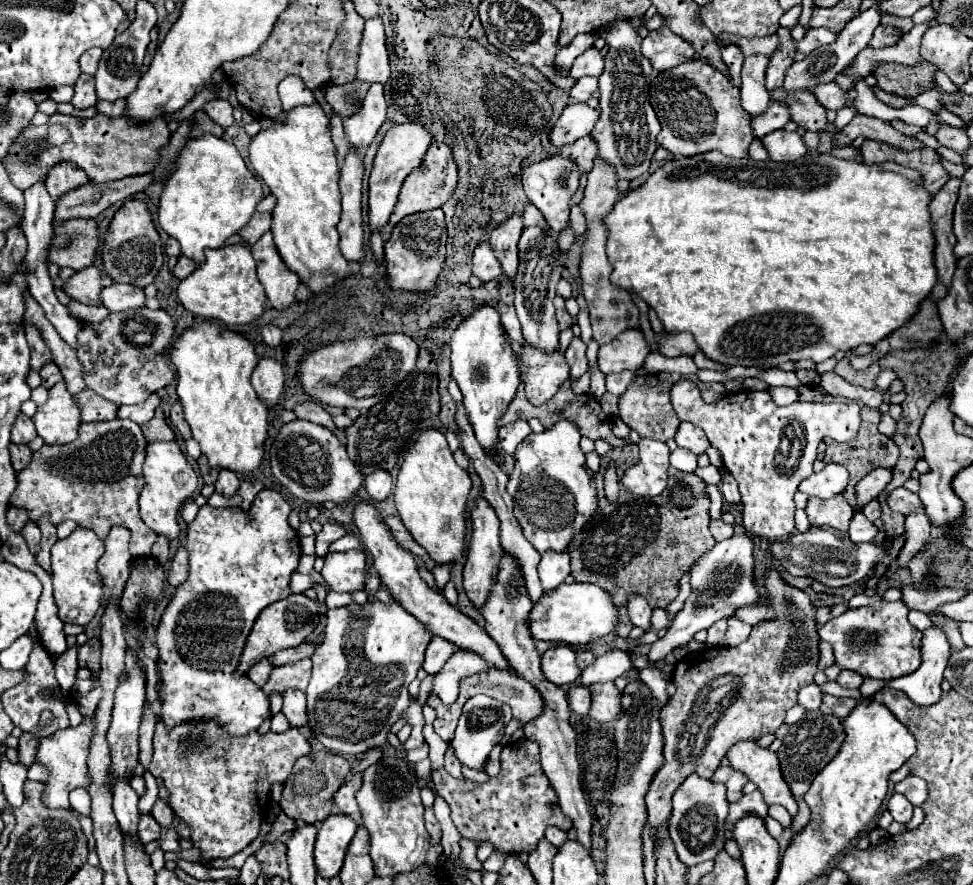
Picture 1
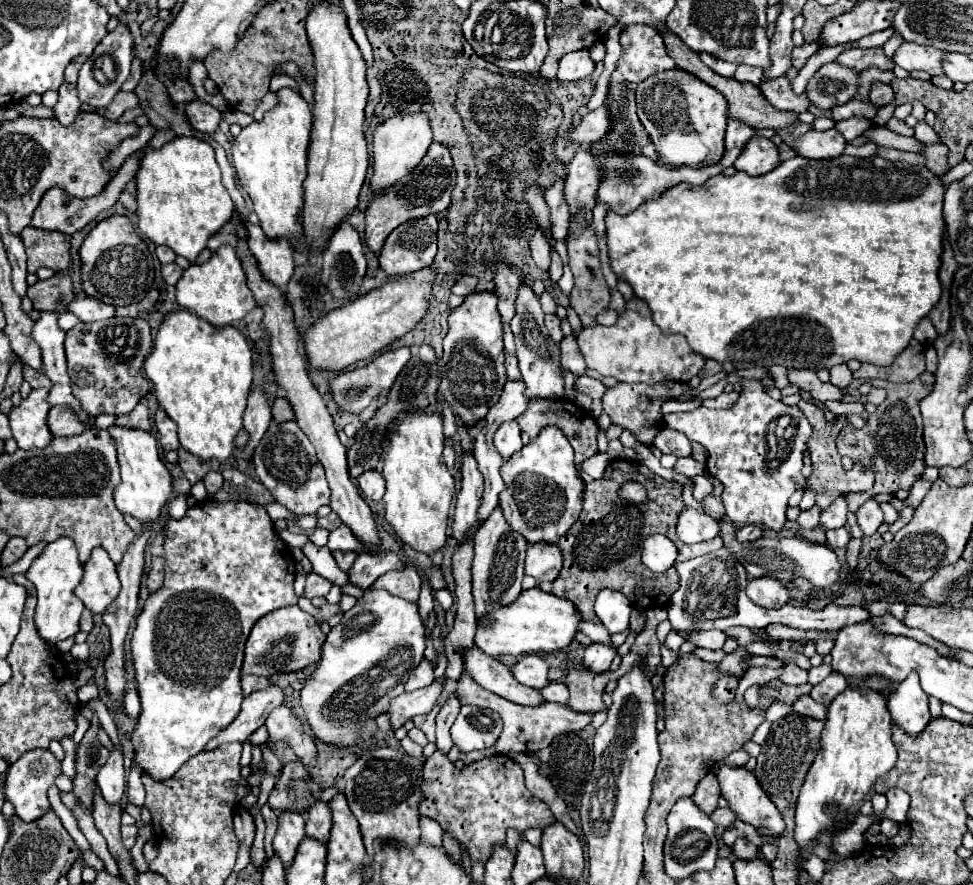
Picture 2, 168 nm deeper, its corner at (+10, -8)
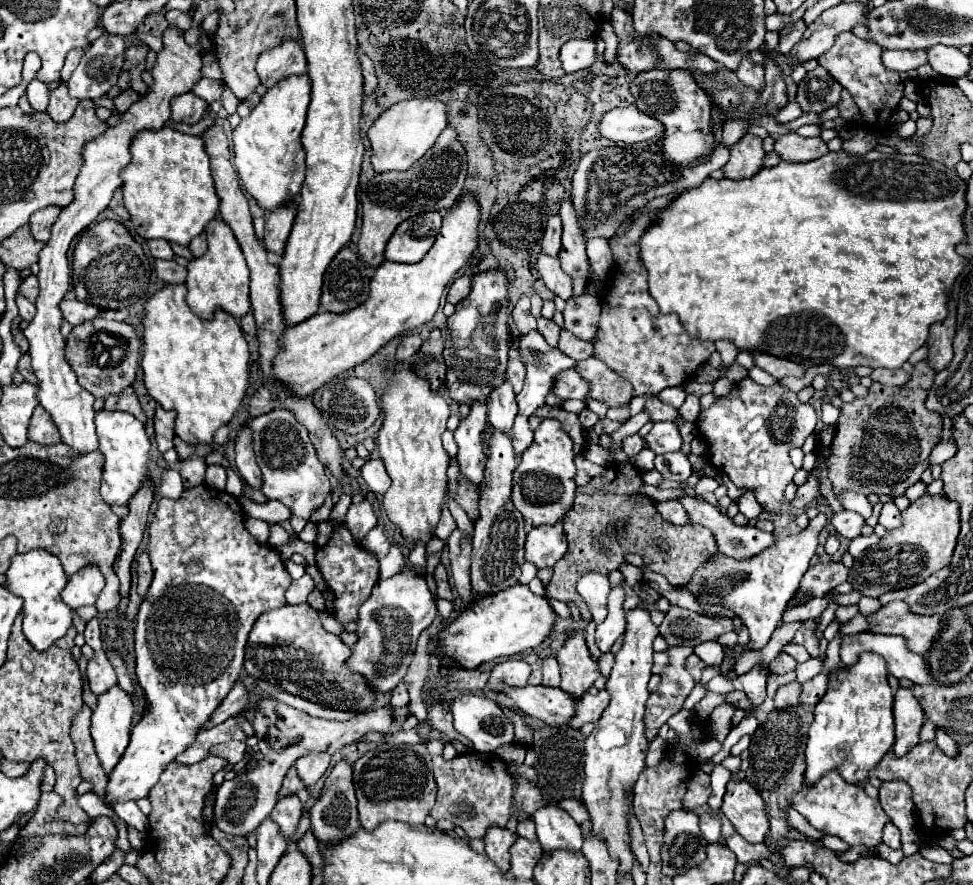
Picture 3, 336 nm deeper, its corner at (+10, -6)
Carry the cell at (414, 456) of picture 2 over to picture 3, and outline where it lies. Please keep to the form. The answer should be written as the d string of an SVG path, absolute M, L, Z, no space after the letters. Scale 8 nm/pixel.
M411 370L391 374L389 380L383 394L385 420L377 436L381 460L393 480L383 496L383 508L409 544L427 544L435 536L449 484L445 472L451 458L441 446L441 434L447 430L449 406L439 394L431 392L427 380L417 378Z

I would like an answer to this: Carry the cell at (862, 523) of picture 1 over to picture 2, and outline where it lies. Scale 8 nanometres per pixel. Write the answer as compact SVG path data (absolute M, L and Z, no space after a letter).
M835 528L835 530L829 530L829 532L827 532L827 544L829 544L829 548L833 548L833 550L837 550L837 548L847 548L849 540L851 540L851 536L849 536L849 532L847 532L845 528Z

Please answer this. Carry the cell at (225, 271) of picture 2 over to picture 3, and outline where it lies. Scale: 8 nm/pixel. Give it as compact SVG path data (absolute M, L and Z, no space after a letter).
M211 220L205 230L207 230L209 250L201 258L195 258L193 262L189 262L189 266L187 266L187 280L185 280L187 296L185 296L185 300L187 300L189 308L193 310L193 314L197 314L203 320L211 320L217 310L223 310L239 320L251 310L249 268L245 264L243 252L225 222Z

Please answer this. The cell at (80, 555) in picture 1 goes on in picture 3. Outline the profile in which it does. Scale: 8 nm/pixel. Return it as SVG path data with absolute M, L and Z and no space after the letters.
M31 550L17 554L7 570L7 588L23 598L23 634L41 652L53 646L55 640L63 638L73 626L73 610L61 600L61 592L67 586L69 576L65 574L61 560L47 550Z

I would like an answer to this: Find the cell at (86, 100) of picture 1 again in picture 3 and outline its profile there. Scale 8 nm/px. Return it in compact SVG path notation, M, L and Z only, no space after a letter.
M61 82L53 92L51 92L51 98L49 98L49 106L47 106L47 114L55 120L55 122L67 122L75 108L77 108L79 100L77 98L71 98L67 94L67 86L65 82Z

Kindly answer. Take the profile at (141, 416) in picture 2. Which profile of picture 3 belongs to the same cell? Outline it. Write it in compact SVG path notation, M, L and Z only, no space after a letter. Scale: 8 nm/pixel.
M133 392L121 394L121 398L117 396L109 396L109 400L105 400L105 408L107 410L121 410L121 412L129 412L135 418L139 418L141 422L145 422L145 412L137 400L137 396Z

